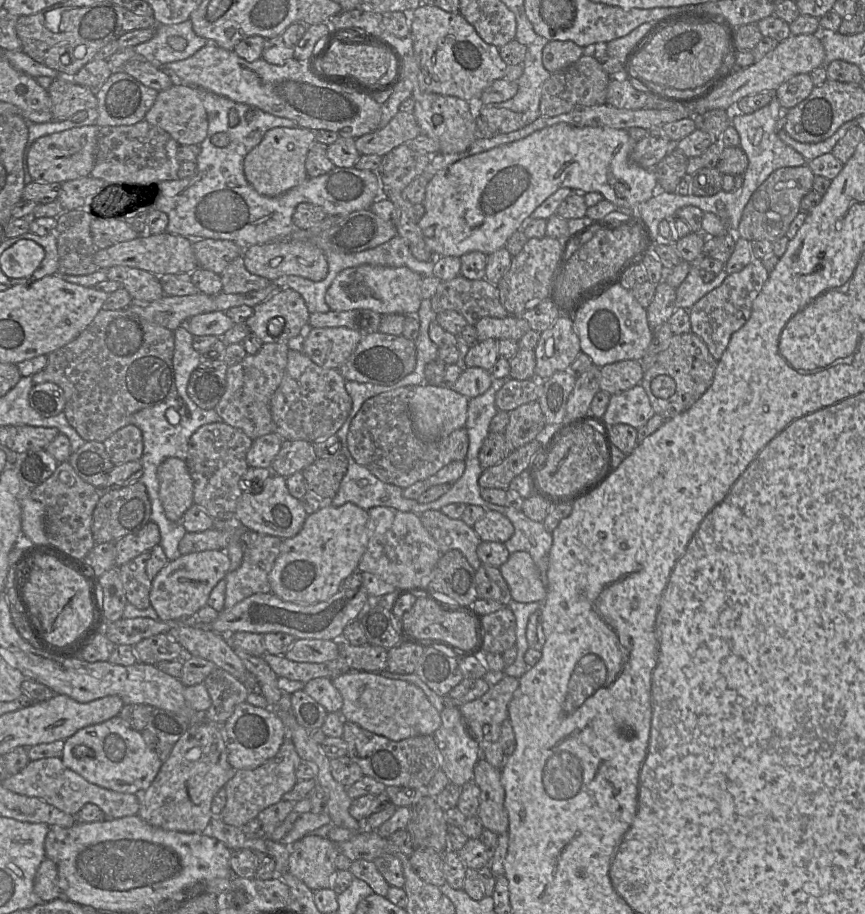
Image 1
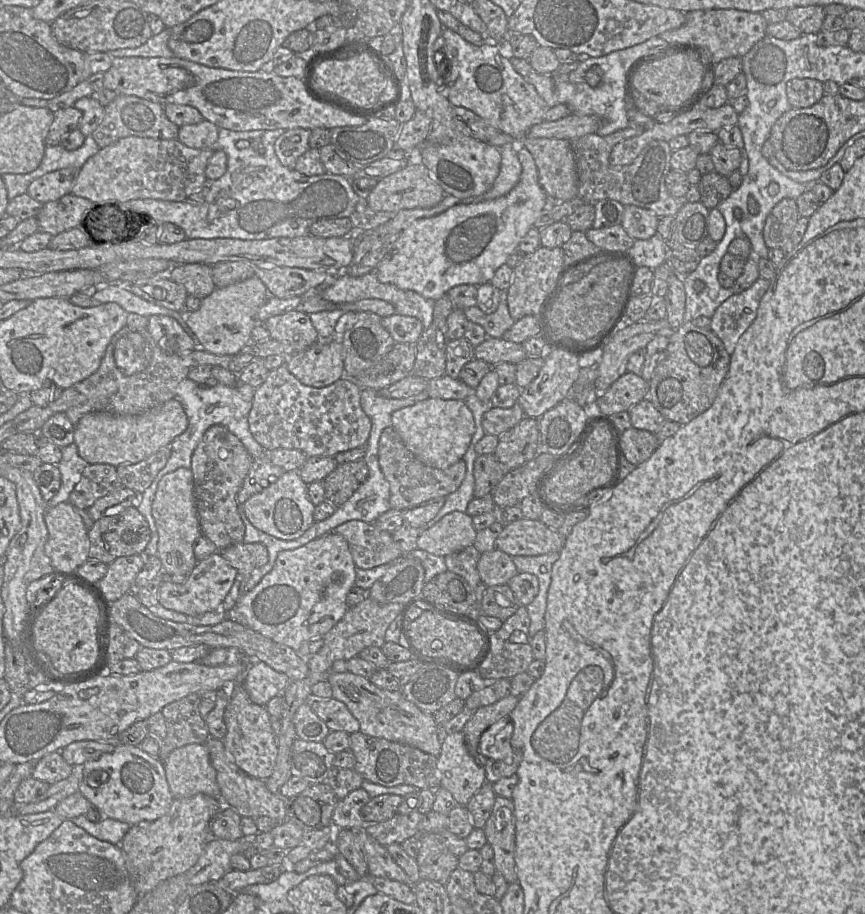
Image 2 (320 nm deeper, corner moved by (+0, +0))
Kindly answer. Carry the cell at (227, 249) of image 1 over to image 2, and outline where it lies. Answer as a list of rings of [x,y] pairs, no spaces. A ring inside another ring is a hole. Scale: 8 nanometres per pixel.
[[[202,263],[178,264],[170,270],[170,279],[183,285],[188,295],[200,299],[209,296],[216,289],[212,266]]]

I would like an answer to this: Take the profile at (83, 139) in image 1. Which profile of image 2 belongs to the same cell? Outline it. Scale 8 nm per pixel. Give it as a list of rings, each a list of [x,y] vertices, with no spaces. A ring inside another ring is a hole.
[[[65,168],[49,172],[35,179],[26,193],[43,204],[58,200],[71,193],[79,170],[78,168]]]

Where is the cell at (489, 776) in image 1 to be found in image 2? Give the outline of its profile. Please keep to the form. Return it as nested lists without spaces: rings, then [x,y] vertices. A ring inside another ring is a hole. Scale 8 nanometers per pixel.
[[[496,796],[491,815],[485,824],[483,831],[486,835],[487,843],[494,851],[496,872],[502,874],[509,884],[517,883],[518,877],[515,864],[515,811],[512,799]]]

